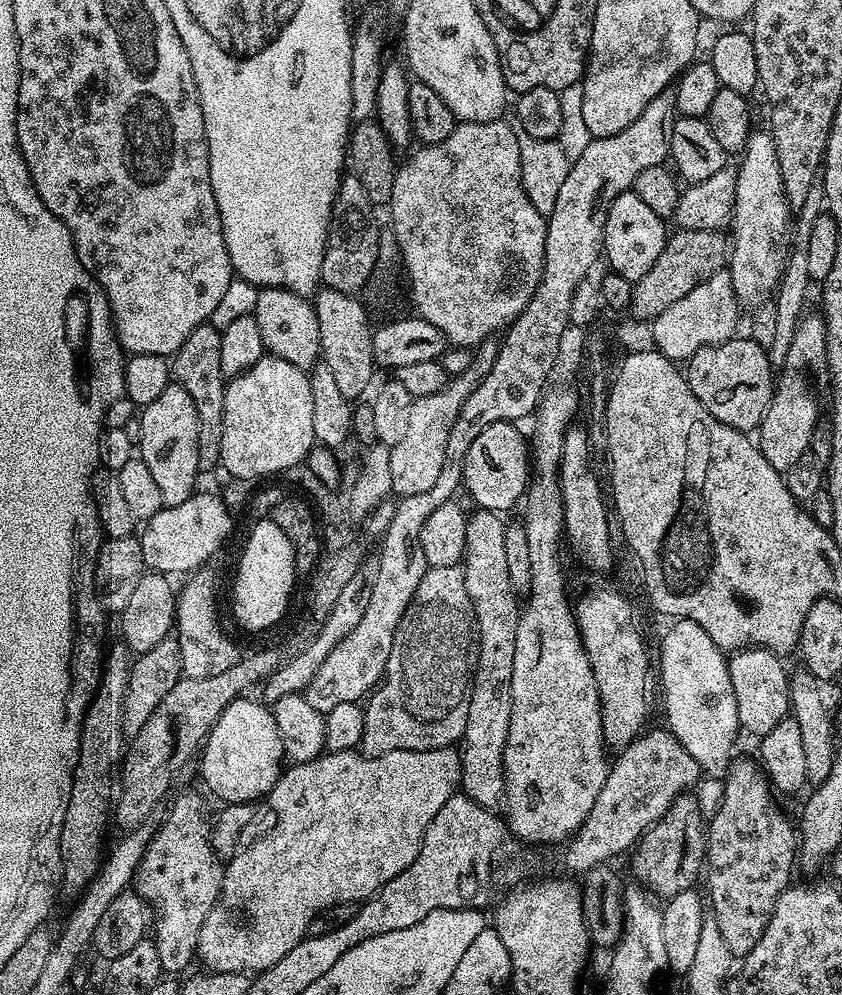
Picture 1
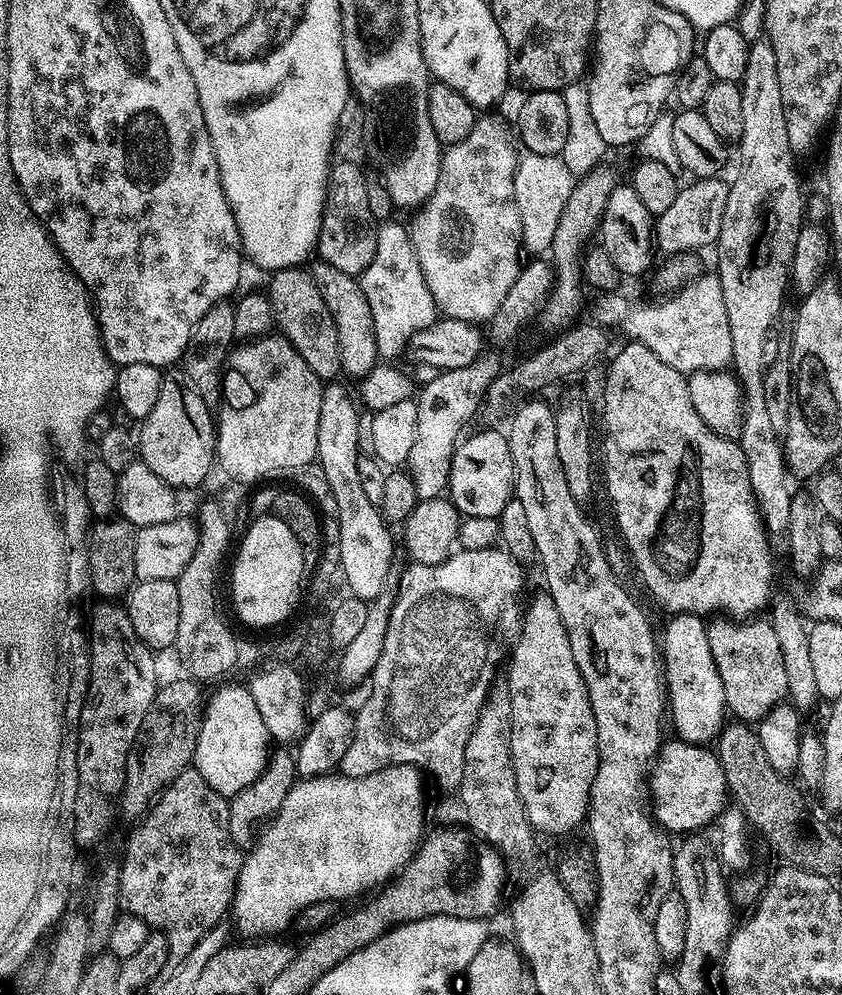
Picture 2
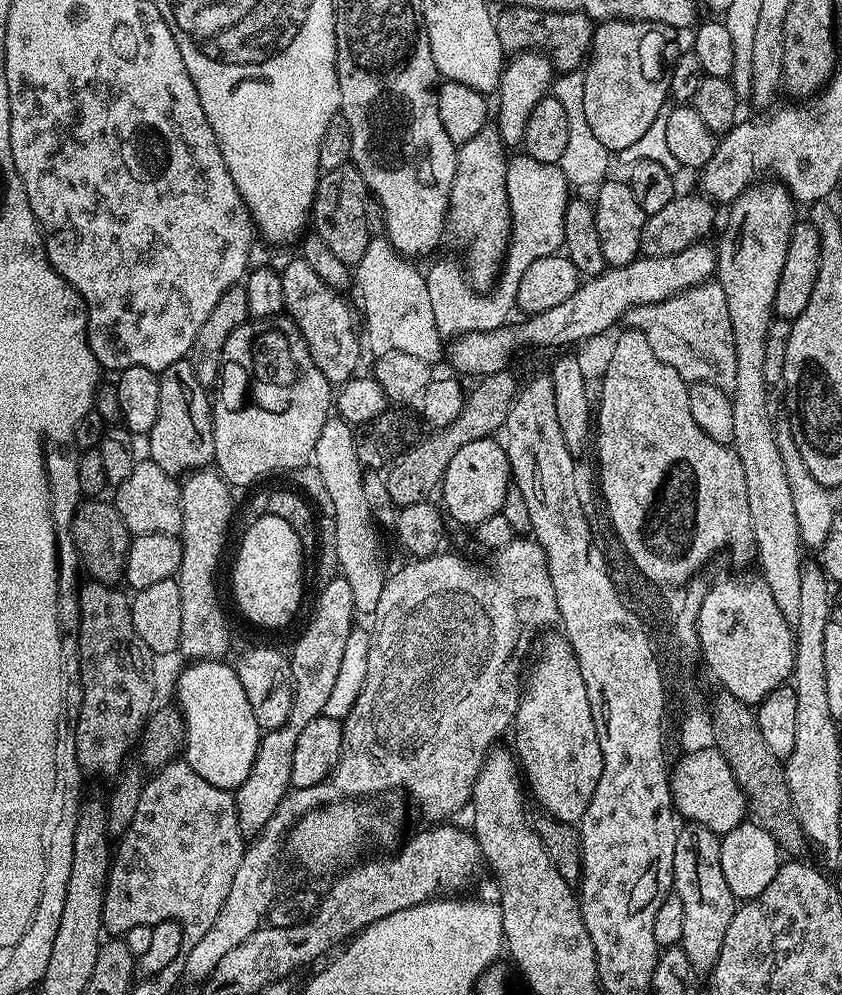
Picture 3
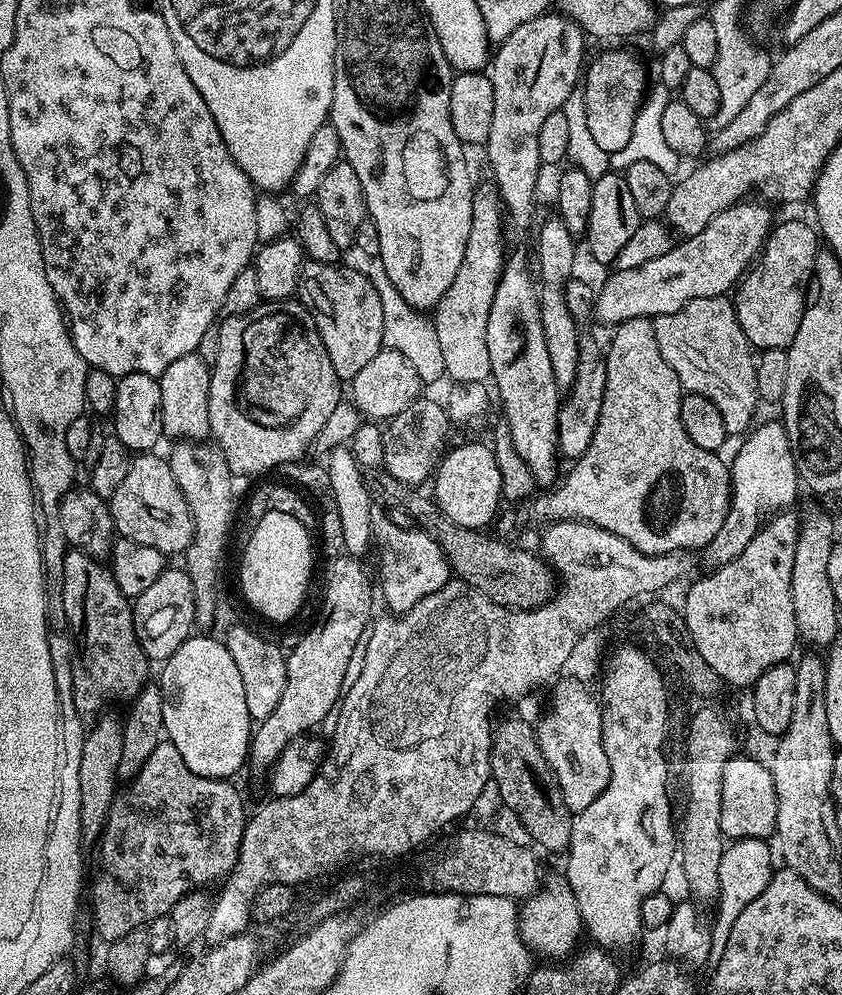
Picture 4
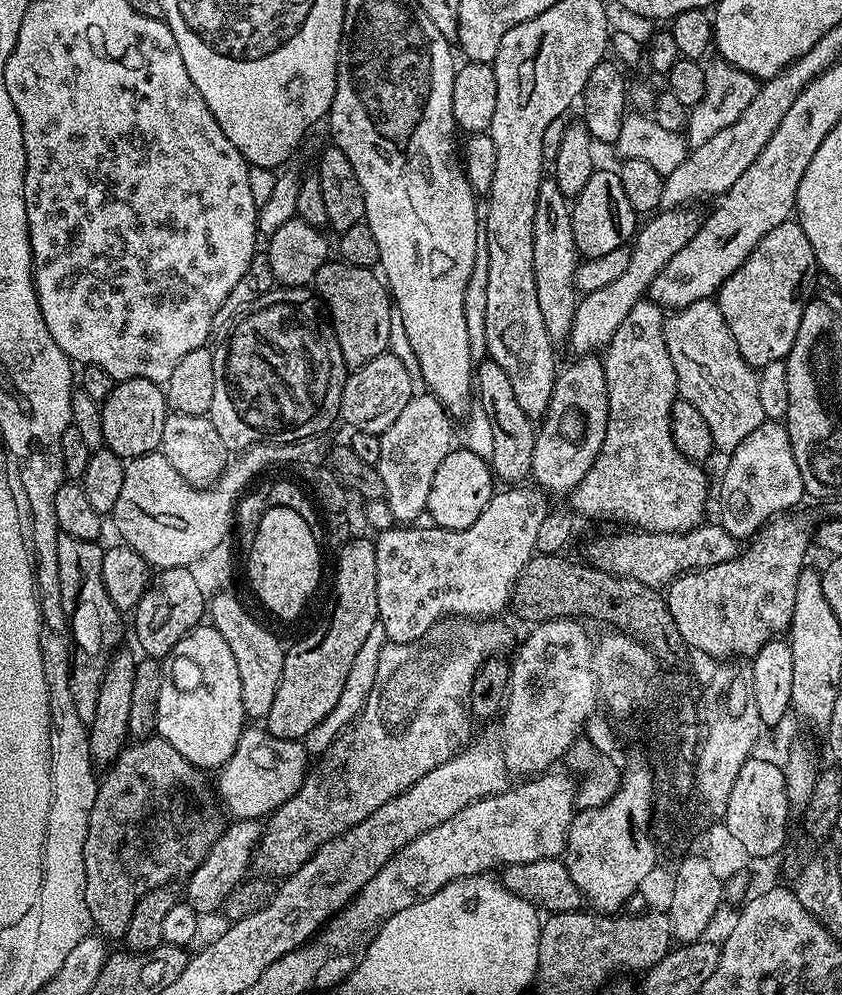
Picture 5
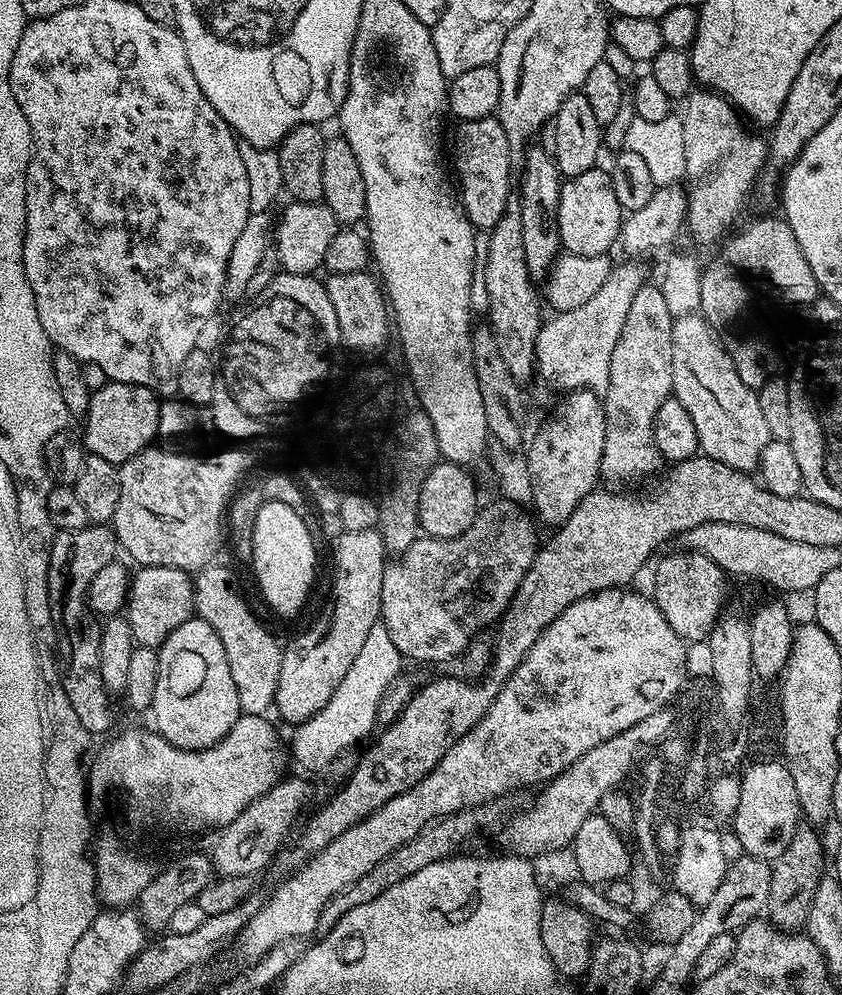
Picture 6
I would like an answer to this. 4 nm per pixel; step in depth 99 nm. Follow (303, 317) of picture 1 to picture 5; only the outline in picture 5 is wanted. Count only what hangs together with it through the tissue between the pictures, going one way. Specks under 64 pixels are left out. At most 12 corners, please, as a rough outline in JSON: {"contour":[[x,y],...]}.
{"contour":[[329,262],[314,291],[345,365],[389,351],[394,305],[372,268]]}

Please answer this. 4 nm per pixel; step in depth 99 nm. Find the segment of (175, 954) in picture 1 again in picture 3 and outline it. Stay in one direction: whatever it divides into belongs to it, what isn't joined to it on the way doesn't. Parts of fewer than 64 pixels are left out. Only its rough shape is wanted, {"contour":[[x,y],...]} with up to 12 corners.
{"contour":[[173,759],[114,848],[102,928],[190,949],[242,866],[235,795]]}

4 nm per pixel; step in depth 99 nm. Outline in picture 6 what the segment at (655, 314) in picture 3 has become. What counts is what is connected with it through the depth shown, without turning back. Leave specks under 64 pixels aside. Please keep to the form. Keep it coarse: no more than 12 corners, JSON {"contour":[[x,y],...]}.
{"contour":[[699,314],[672,321],[672,396],[699,451],[759,469],[772,435]]}

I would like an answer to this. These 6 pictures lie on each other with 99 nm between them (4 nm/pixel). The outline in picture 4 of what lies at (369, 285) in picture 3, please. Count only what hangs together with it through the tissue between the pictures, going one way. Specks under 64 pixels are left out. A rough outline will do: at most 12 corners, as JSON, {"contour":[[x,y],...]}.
{"contour":[[378,262],[366,271],[382,303],[384,348],[425,385],[443,379],[433,325],[395,290]]}

